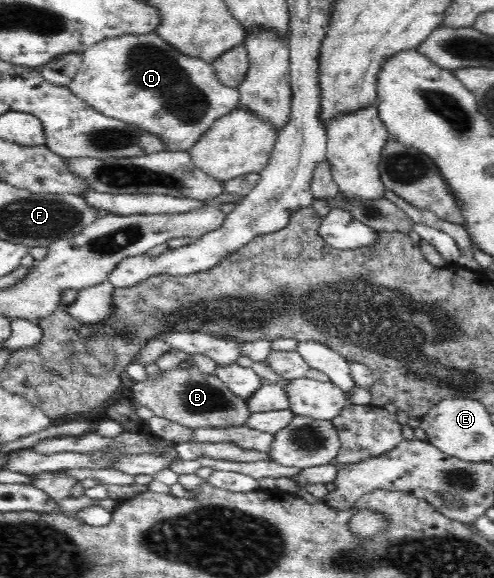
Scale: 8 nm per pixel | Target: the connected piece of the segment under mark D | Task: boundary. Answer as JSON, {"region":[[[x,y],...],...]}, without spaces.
{"region":[[[157,32],[143,35],[123,34],[103,39],[102,42],[87,48],[82,56],[82,67],[69,83],[71,91],[103,115],[159,136],[166,146],[166,151],[190,151],[211,125],[240,103],[238,88],[223,85],[210,63],[179,52]]]}

